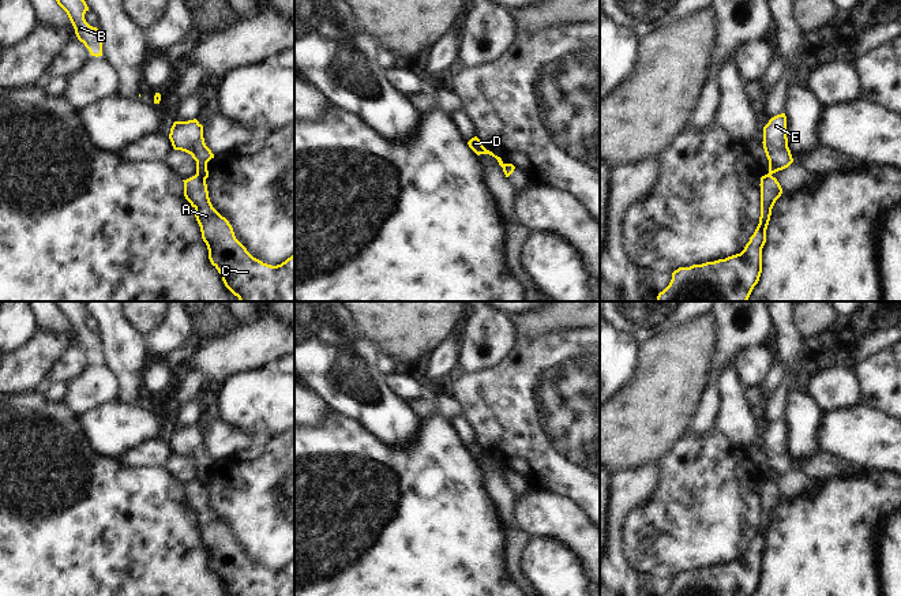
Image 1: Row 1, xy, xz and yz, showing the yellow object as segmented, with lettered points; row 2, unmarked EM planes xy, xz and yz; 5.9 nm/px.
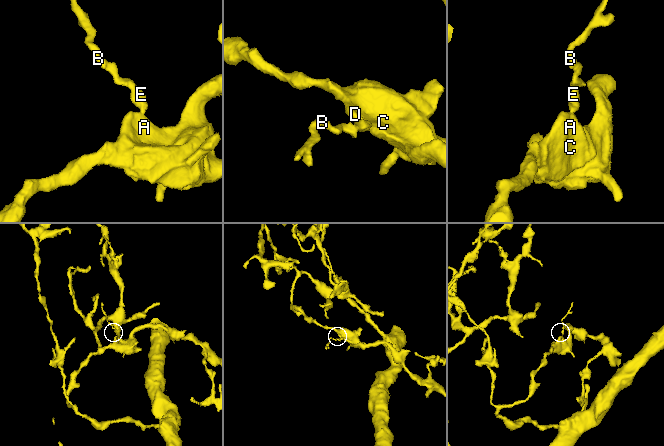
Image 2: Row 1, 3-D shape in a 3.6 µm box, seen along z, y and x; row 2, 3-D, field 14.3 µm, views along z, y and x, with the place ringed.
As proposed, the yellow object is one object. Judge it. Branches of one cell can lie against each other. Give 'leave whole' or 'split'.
split

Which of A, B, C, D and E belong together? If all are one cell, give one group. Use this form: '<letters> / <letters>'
A C D / B E

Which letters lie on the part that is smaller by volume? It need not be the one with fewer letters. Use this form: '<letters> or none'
B, E

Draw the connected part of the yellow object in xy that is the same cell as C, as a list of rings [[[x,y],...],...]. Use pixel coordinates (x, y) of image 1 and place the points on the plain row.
[[[195,480],[183,487],[209,565],[229,596],[294,596],[294,559],[277,571],[254,563],[236,544],[229,526],[213,513],[206,486]]]

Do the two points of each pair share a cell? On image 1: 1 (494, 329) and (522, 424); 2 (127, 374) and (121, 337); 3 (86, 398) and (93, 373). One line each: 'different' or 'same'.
1: different
2: same
3: same

